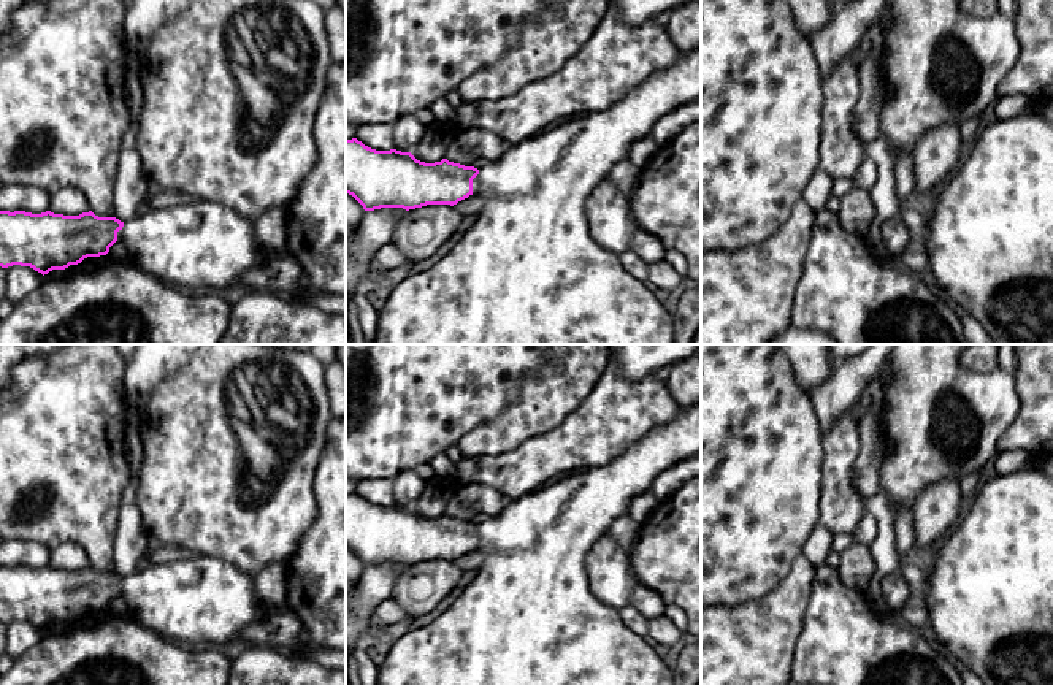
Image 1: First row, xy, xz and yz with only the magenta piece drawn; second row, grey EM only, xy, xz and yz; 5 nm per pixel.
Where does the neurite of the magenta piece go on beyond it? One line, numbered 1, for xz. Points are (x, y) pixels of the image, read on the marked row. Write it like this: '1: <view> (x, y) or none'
1: xz (527, 271)

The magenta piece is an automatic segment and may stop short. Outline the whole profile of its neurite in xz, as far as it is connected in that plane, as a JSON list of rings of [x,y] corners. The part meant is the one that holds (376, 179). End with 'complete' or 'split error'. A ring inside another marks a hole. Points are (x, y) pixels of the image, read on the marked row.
[[[701,44],[680,52],[671,68],[633,87],[609,108],[582,114],[511,144],[498,160],[479,170],[447,159],[425,163],[411,152],[376,151],[357,138],[346,140],[346,193],[365,211],[454,206],[473,193],[485,200],[473,227],[438,263],[395,285],[379,312],[371,344],[674,344],[674,316],[647,282],[636,279],[620,263],[618,254],[609,252],[590,236],[585,200],[615,163],[628,160],[630,147],[647,138],[658,119],[698,98],[701,98]]]; split error

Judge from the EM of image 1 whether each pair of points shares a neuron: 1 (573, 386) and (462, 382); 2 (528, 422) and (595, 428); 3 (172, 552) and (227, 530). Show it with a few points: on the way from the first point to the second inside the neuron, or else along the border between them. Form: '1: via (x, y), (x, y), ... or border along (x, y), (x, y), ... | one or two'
1: border along (544, 360), (519, 381), (517, 397), (497, 416) | two
2: border along (582, 400), (552, 428), (533, 435), (522, 443) | two
3: border along (153, 541), (162, 546), (179, 546), (195, 554) | two

